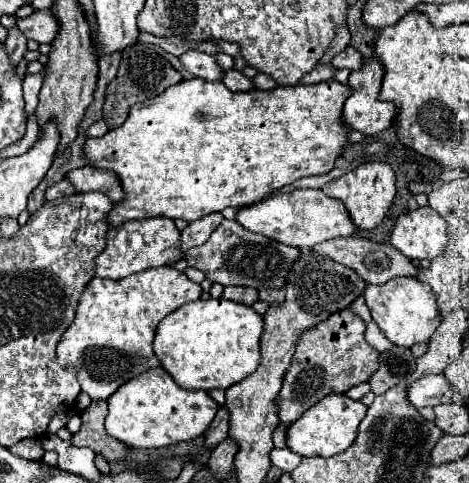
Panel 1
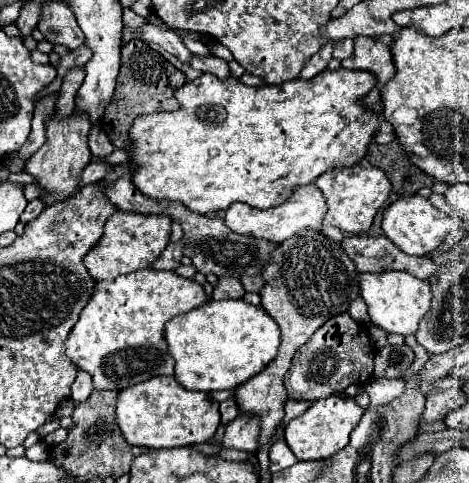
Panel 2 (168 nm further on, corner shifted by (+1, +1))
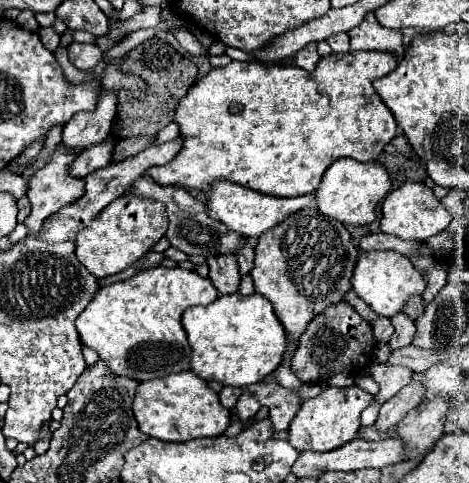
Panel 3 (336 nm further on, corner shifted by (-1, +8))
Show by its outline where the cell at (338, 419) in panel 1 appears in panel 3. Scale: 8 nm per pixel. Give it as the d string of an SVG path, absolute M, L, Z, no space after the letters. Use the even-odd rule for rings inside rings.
M326 386L326 390L320 396L302 402L298 414L290 422L288 442L300 452L302 450L328 452L328 450L340 448L342 444L356 438L360 430L360 414L370 404L370 400L372 396L358 386L348 386L348 388Z

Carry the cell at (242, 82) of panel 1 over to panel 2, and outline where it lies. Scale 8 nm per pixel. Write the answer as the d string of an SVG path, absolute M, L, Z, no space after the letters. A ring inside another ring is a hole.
M192 55L190 67L192 67L192 69L198 69L198 71L202 71L202 73L212 73L212 75L216 75L216 77L220 77L220 79L224 79L224 77L230 75L228 63L226 63L224 59L212 57L212 55L208 55L208 57Z

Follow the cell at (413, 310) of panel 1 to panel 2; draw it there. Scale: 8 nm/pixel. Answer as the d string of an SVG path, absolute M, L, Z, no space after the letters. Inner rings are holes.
M384 271L384 273L362 273L360 275L360 297L368 305L368 315L374 325L388 333L410 335L418 331L420 319L428 313L432 291L428 281L420 281L404 271Z

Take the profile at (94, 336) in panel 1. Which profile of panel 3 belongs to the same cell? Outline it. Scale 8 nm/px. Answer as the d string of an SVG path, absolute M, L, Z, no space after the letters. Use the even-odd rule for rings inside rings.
M148 268L128 280L102 286L86 310L76 320L76 330L84 346L98 352L100 360L116 376L138 382L166 374L184 372L190 366L190 346L180 316L190 306L208 306L218 298L218 290L208 278L184 268Z

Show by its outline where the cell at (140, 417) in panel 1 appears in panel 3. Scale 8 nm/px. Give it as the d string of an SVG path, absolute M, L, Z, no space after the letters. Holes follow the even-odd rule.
M190 370L140 382L132 402L132 412L142 434L164 442L188 442L192 438L218 436L230 424L230 412L220 404L218 394Z

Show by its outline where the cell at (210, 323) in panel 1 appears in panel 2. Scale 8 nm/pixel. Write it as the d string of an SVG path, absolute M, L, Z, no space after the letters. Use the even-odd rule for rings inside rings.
M208 301L166 323L168 351L176 361L176 381L188 391L234 391L258 375L278 353L280 331L262 309L240 301Z

